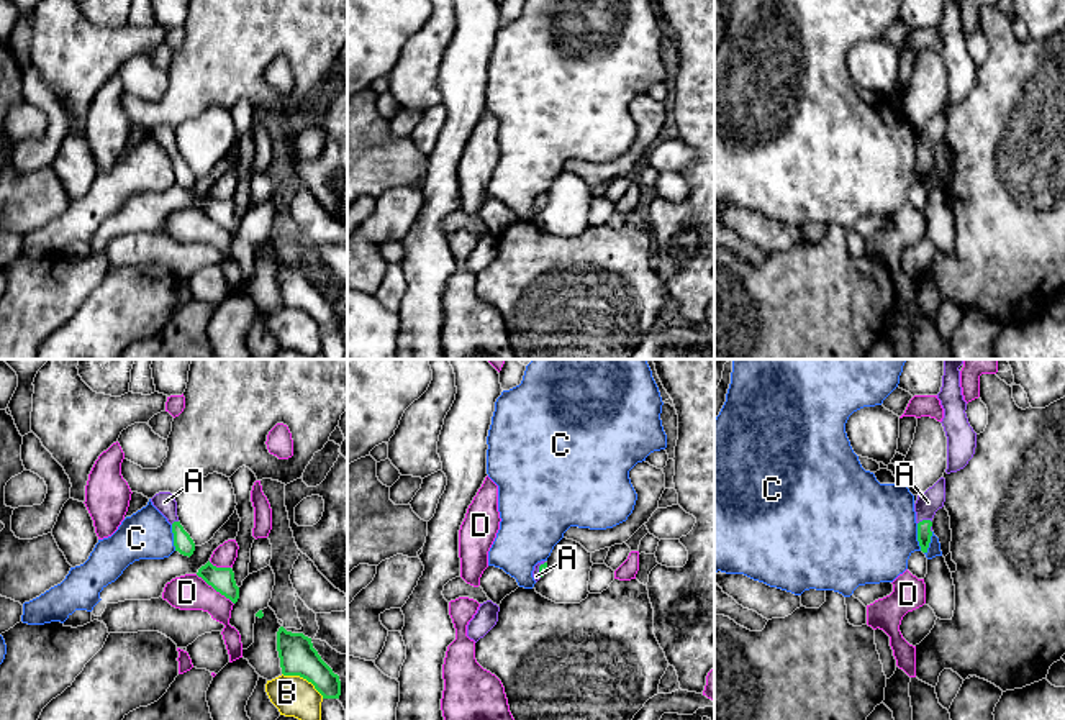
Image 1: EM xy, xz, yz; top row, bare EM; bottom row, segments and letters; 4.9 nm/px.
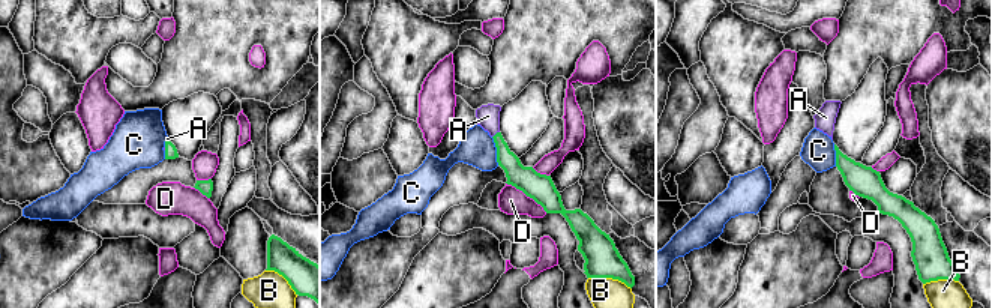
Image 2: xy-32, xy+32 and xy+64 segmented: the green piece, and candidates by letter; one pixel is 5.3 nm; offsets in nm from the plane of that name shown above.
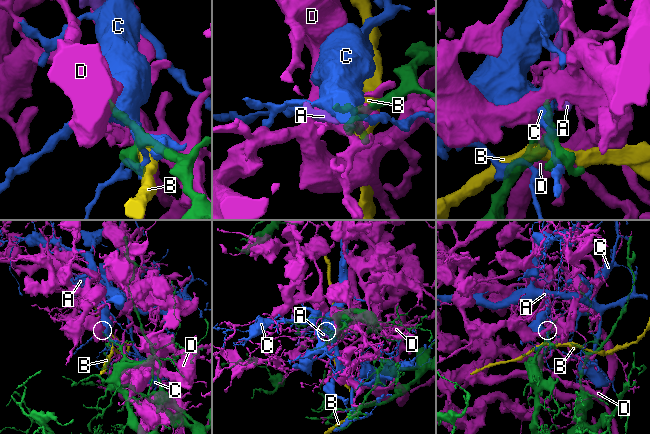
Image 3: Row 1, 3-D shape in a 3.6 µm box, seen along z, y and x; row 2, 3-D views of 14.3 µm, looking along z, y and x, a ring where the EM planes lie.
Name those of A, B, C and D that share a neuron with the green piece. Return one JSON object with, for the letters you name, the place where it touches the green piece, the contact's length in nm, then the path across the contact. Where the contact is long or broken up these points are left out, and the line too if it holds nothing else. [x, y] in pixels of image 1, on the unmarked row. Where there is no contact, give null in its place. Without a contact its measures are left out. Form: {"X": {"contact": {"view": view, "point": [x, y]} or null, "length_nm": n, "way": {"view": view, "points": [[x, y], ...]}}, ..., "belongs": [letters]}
{"A": {"contact": {"view": "yz", "point": [924, 153]}, "length_nm": 70, "way": {"view": "yz", "points": [[924, 166], [924, 153], [928, 135]]}}, "belongs": ["A"]}

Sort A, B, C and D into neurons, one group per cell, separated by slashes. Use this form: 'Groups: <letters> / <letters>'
Groups: A / B / C / D

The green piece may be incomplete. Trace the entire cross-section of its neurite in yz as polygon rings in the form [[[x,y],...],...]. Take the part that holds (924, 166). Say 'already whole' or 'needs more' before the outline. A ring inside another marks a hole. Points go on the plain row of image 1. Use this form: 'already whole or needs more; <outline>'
needs more; [[[940,110],[932,120],[918,128],[914,136],[918,174],[922,185],[927,185],[932,169],[932,151],[945,134],[945,112]]]

